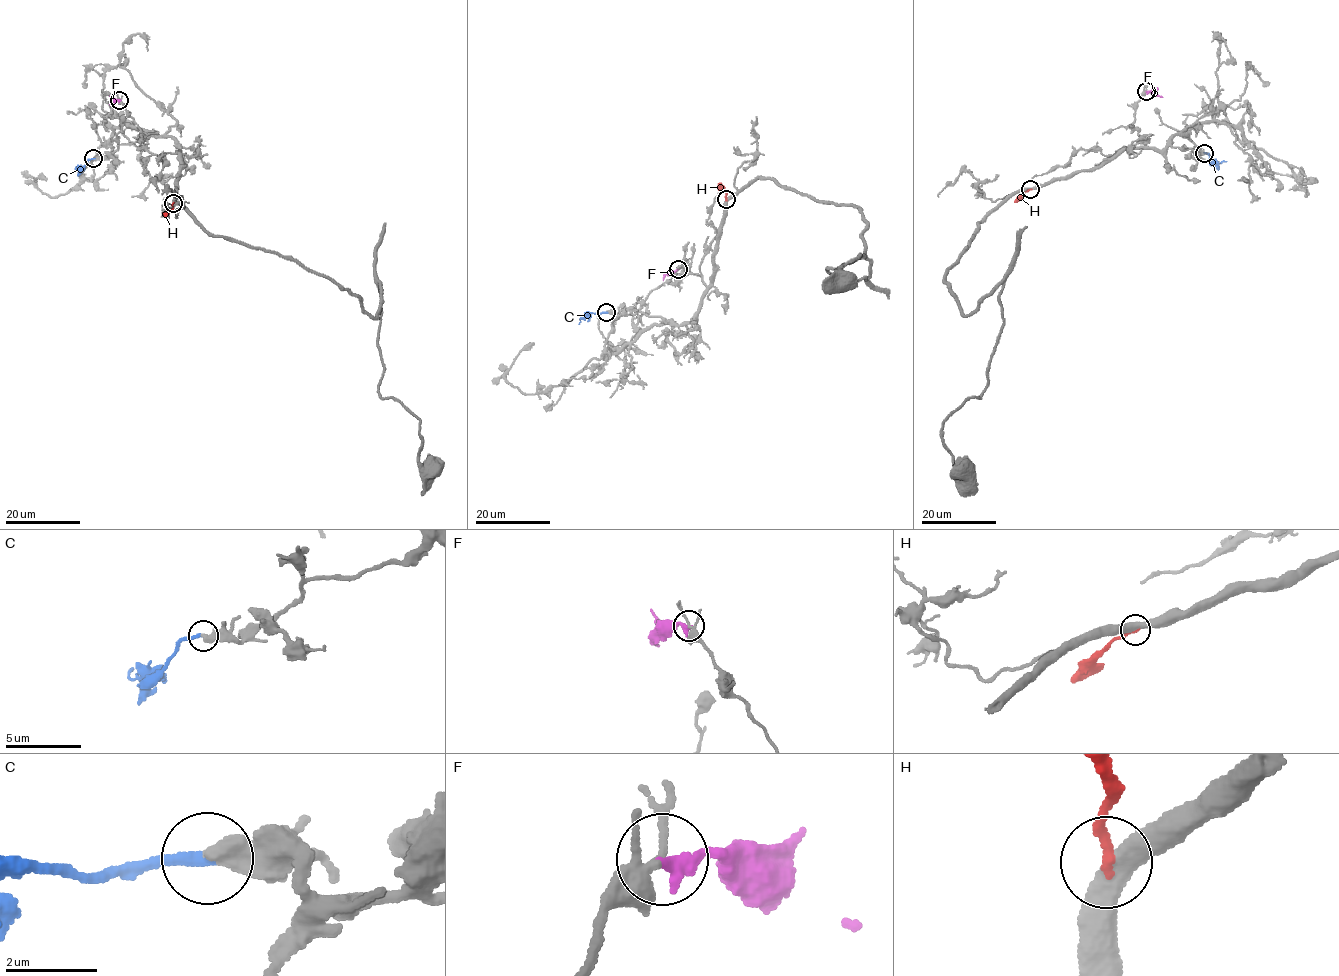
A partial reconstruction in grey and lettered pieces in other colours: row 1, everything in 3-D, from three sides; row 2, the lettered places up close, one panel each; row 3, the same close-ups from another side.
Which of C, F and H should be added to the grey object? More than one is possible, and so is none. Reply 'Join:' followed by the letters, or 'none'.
Join: C

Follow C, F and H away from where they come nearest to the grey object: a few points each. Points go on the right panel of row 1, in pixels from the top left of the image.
C: (1204, 152), (1210, 161), (1226, 161)
F: (1146, 91), (1162, 97)
H: (1030, 190), (1015, 201)

